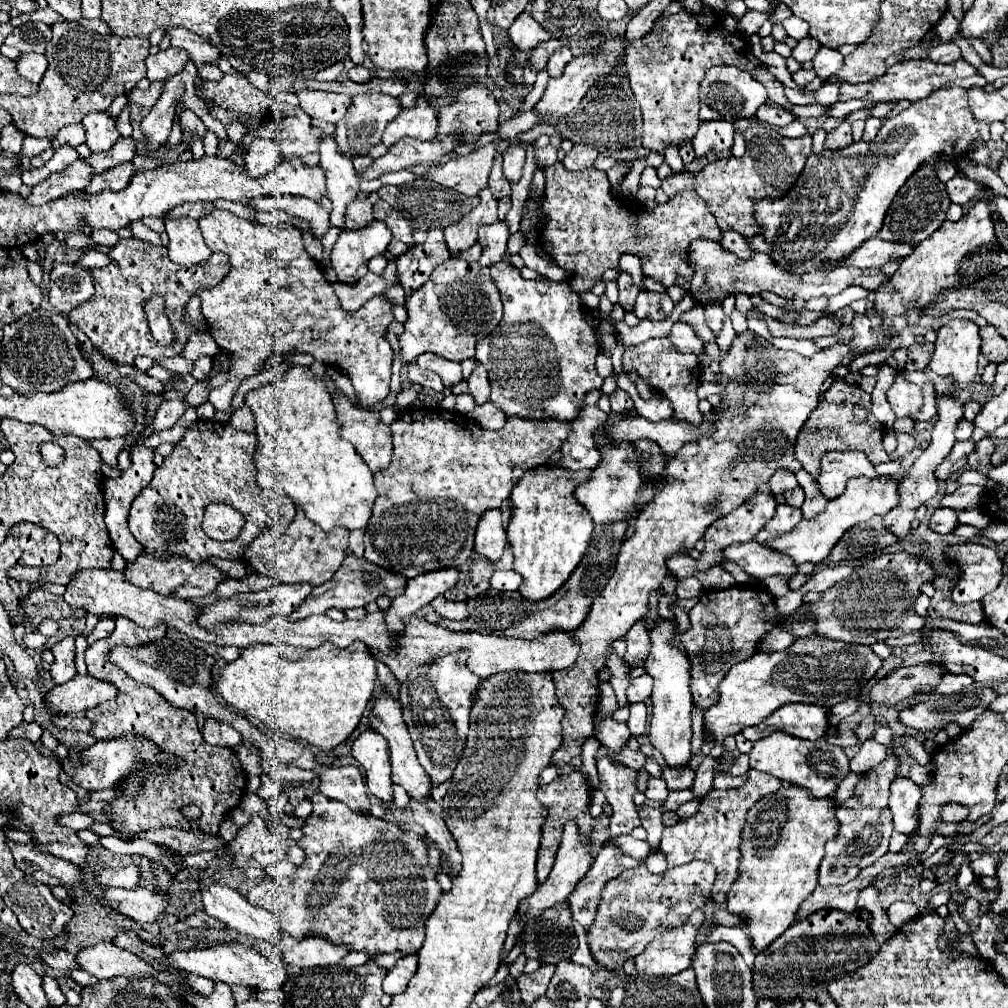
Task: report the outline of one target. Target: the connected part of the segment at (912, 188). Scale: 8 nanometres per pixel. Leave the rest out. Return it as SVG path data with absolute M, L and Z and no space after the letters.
M930 158L928 162L924 162L898 190L894 202L886 212L884 226L878 232L882 240L918 244L920 240L926 240L932 232L936 232L936 228L940 228L940 224L946 220L946 210L950 206L950 200L948 200L946 184L936 176L936 164L938 164L938 158Z

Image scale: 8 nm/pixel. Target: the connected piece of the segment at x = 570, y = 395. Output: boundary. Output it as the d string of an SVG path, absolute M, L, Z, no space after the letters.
M508 262L492 264L490 276L504 304L504 316L500 324L476 344L476 360L488 370L488 380L492 386L490 400L498 404L506 416L524 416L528 420L546 420L552 416L556 420L574 420L582 410L584 394L602 386L602 378L594 368L594 358L600 352L600 344L596 330L584 320L584 306L580 304L578 294L568 282L558 284L524 280Z

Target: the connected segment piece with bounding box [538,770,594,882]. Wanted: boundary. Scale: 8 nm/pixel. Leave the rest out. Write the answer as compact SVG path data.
M576 770L564 778L556 778L554 782L550 782L546 786L540 786L538 800L548 812L548 816L544 818L544 824L542 824L542 838L540 838L540 848L538 848L538 880L544 882L550 874L552 864L554 864L554 856L556 856L556 848L560 846L560 836L562 836L564 824L574 820L578 824L580 836L590 836L590 832L594 828L594 818L588 812L590 788L588 788L586 780L582 778L582 774Z

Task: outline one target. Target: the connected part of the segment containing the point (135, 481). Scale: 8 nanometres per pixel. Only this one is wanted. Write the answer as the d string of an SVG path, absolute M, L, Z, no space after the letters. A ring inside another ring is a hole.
M132 444L130 448L130 468L126 468L118 478L114 480L104 480L102 482L102 490L104 490L104 500L106 500L106 514L104 514L104 520L106 520L106 526L108 526L108 532L110 532L110 538L112 538L112 544L116 548L116 552L122 554L122 558L126 560L126 564L134 562L142 552L144 548L140 546L140 542L132 536L132 532L128 530L128 512L130 512L130 506L132 506L132 500L138 496L138 492L152 480L154 476L154 470L156 470L156 464L154 464L154 450L144 446L144 444Z

